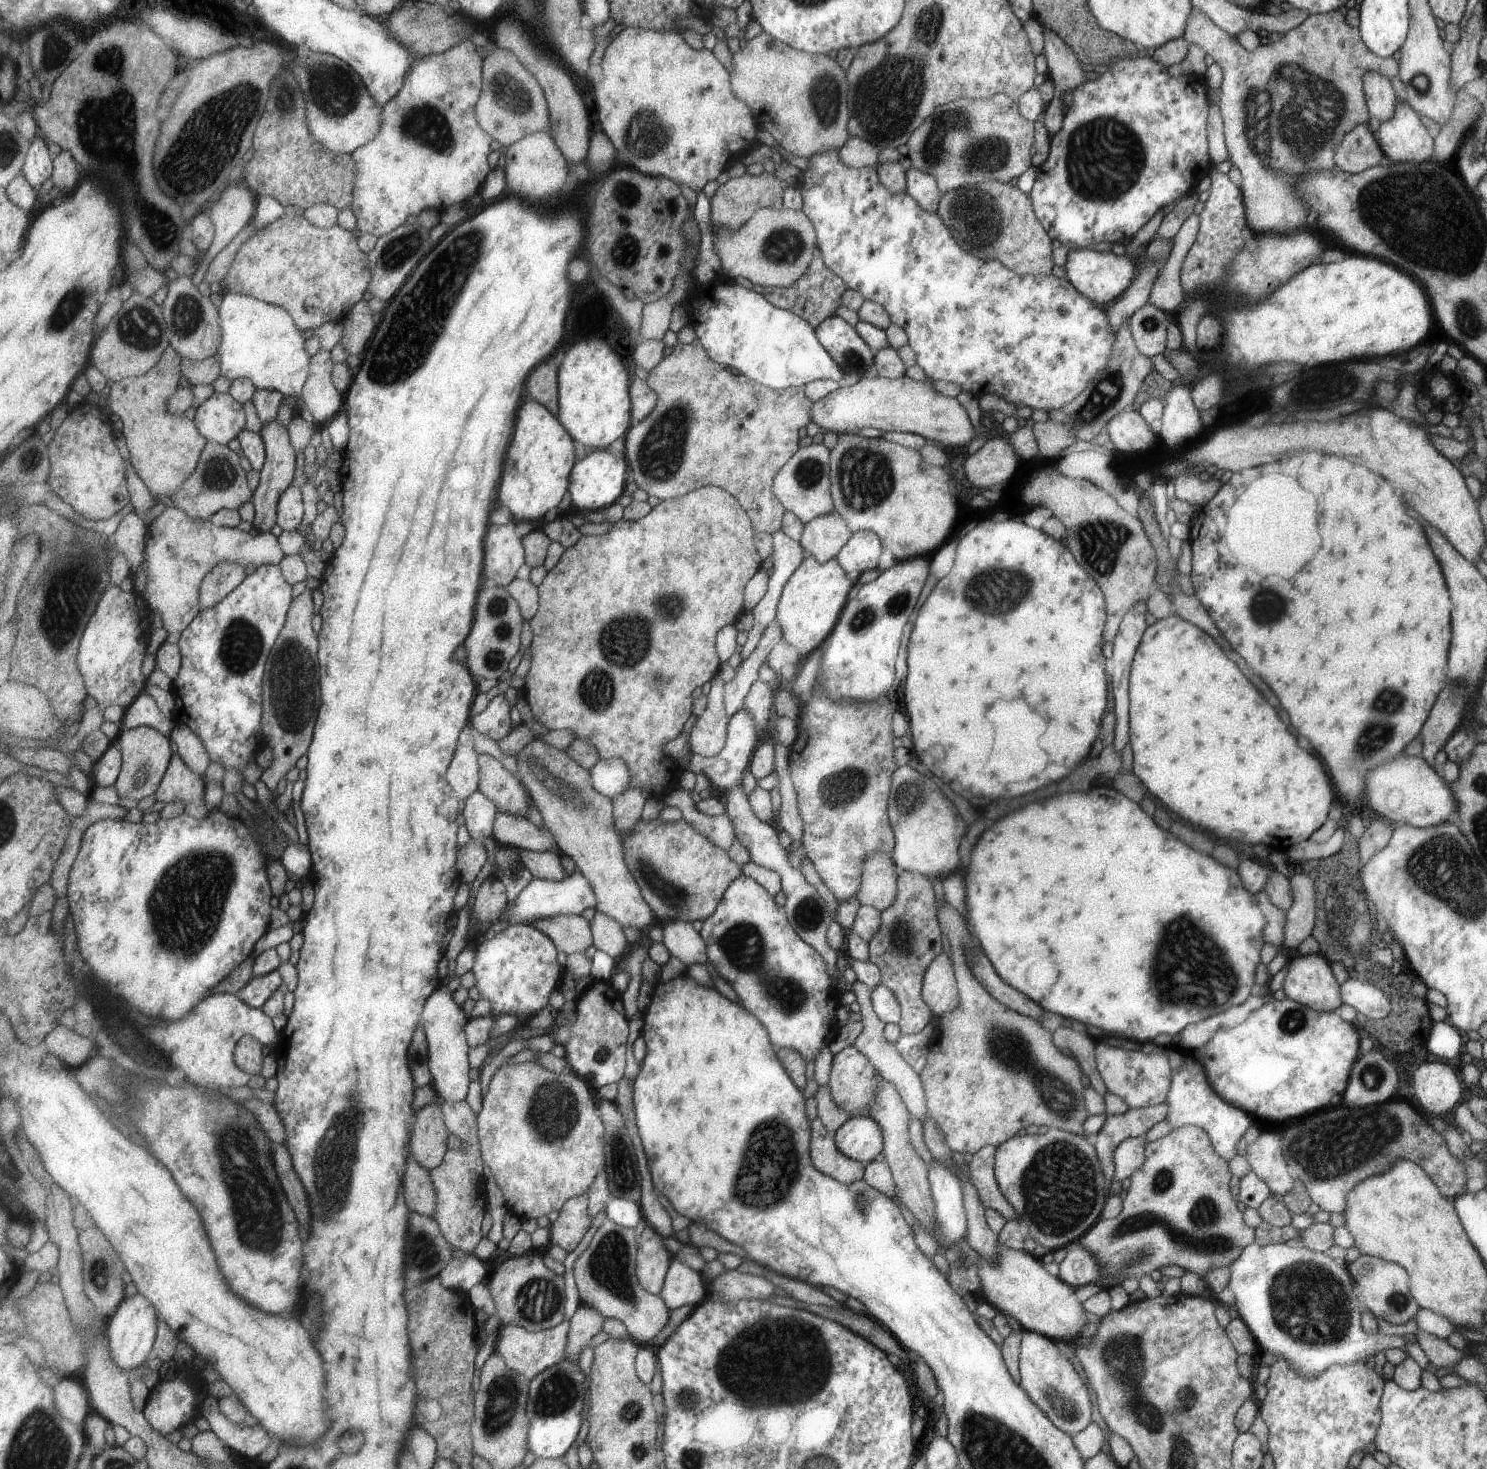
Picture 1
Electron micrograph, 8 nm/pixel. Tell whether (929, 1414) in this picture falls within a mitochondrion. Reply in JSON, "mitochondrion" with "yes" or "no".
{"mitochondrion":"no"}

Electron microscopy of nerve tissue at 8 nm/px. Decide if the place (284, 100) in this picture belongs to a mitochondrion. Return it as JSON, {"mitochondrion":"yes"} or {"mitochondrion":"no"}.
{"mitochondrion":"yes"}

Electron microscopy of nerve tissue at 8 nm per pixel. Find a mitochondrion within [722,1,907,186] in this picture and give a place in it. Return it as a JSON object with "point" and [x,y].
{"point":[825,92]}

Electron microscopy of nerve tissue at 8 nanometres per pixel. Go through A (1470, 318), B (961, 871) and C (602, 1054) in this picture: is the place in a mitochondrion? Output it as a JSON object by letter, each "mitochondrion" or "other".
{"A":"mitochondrion","B":"other","C":"mitochondrion"}

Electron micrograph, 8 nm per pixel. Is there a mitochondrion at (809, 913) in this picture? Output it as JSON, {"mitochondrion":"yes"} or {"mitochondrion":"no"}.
{"mitochondrion":"yes"}

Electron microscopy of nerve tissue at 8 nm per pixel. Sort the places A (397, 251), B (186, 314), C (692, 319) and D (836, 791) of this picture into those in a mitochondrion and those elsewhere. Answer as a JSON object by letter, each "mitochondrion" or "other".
{"A":"mitochondrion","B":"mitochondrion","C":"other","D":"mitochondrion"}

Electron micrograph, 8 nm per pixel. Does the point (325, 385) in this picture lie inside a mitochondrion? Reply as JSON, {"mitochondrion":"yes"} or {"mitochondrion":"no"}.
{"mitochondrion":"no"}

